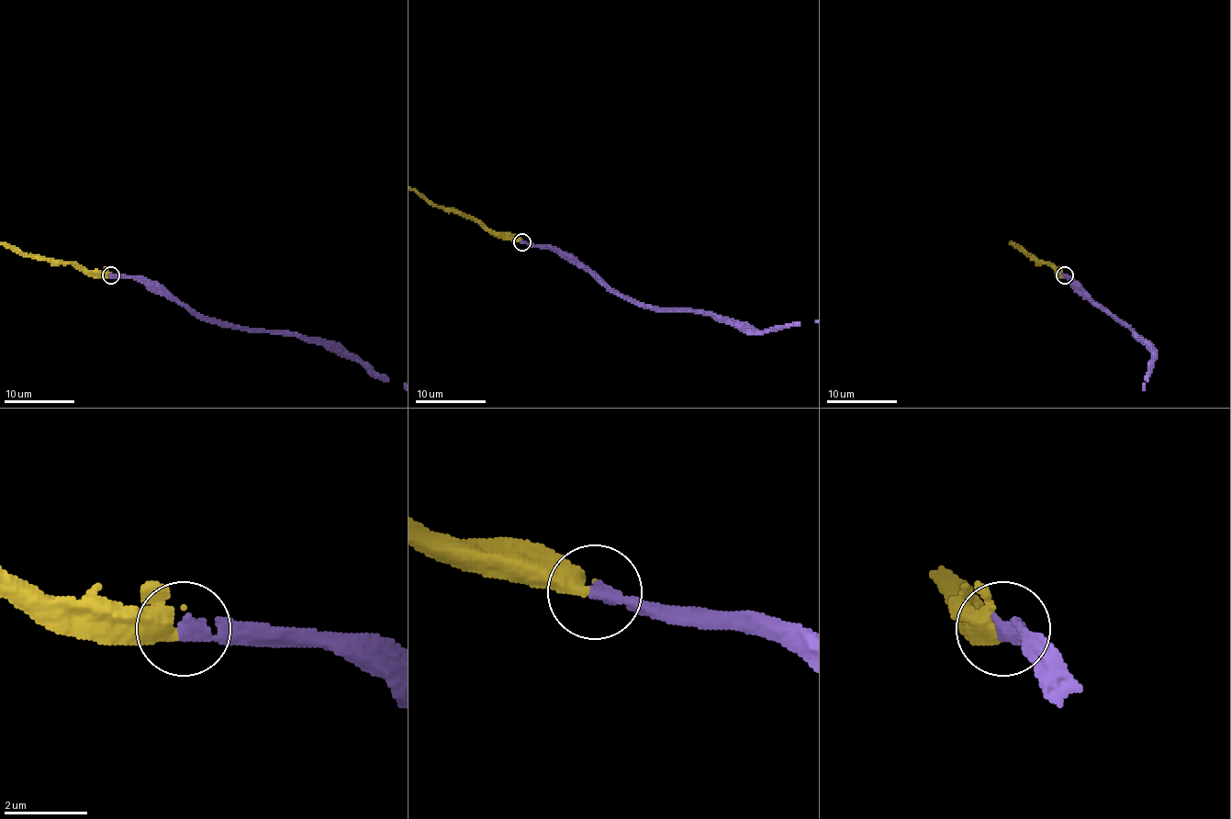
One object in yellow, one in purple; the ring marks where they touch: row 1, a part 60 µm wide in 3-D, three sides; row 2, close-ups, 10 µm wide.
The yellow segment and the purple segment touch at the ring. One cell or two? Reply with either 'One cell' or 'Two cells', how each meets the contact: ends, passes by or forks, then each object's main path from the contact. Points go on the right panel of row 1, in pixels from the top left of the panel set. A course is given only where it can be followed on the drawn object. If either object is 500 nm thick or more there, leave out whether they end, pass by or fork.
One cell. At the ring yellow passes by. At the ring purple ends

